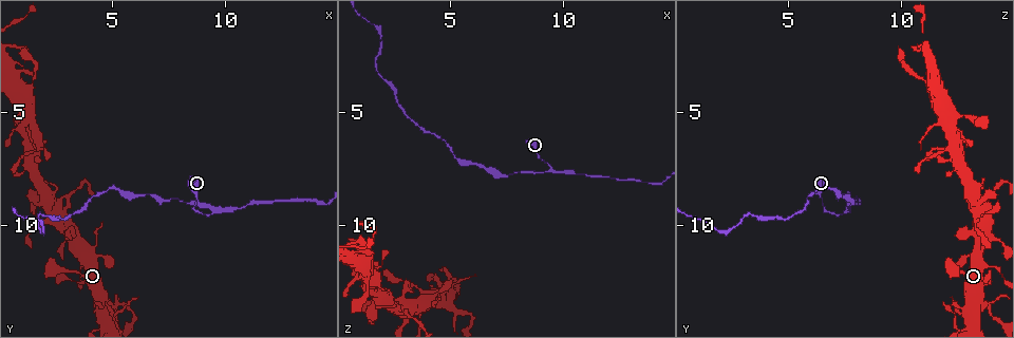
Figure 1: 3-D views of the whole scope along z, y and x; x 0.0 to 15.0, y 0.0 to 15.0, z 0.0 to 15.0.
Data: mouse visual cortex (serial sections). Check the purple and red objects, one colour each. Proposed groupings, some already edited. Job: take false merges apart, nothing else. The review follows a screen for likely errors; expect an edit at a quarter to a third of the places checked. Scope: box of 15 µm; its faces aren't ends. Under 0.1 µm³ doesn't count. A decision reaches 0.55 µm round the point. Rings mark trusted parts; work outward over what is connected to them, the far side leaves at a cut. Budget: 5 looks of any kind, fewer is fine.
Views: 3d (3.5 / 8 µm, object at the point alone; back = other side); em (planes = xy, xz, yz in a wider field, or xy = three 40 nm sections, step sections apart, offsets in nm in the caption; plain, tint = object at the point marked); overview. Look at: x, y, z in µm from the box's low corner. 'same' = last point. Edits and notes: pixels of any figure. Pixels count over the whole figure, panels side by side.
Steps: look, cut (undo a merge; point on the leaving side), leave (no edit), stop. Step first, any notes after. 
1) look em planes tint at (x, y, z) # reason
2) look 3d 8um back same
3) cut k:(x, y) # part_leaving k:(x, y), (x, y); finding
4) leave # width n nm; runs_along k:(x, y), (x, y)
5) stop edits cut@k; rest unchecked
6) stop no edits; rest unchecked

look 3d 3.5um at (9.5, 9.4, 7.5) # branch point

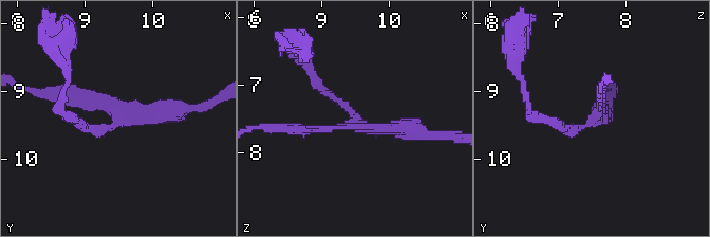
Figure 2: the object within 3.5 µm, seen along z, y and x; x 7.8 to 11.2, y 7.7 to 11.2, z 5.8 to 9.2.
look em xy step 1 tint at (9.45, 9.45, 7.50) # arms 3; arm_widths 150, 150, 250 nm; now the EM

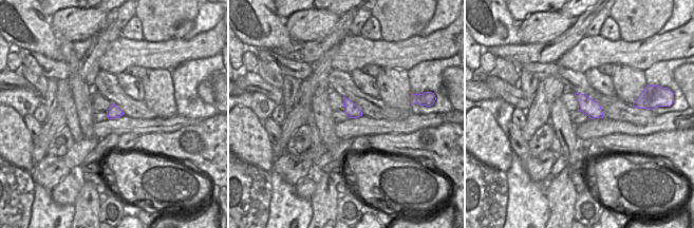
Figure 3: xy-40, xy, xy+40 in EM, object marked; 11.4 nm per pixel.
leave # all the same cell

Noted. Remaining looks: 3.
look 3d 8um back at (5.6, 13.7, 13.9) # sudden change in width

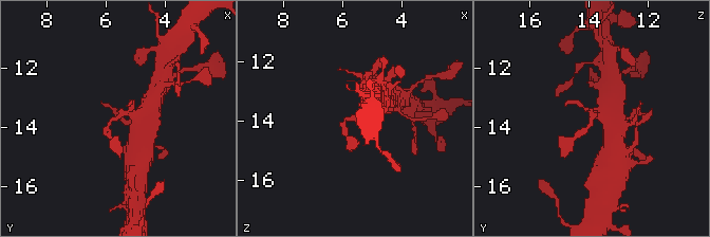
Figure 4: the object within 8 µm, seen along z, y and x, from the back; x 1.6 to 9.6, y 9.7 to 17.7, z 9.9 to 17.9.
look em xy step 1 tint at (5.5, 13.7, 13.9)

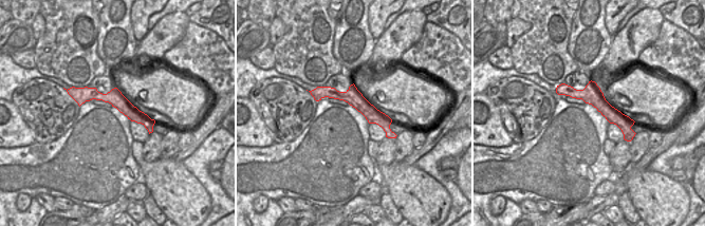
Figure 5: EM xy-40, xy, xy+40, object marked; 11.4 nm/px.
leave # runs_along 5:(314, 92), (353, 96), (392, 135); continuous, no second cell

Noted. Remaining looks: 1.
stop no edits; rest unchecked

